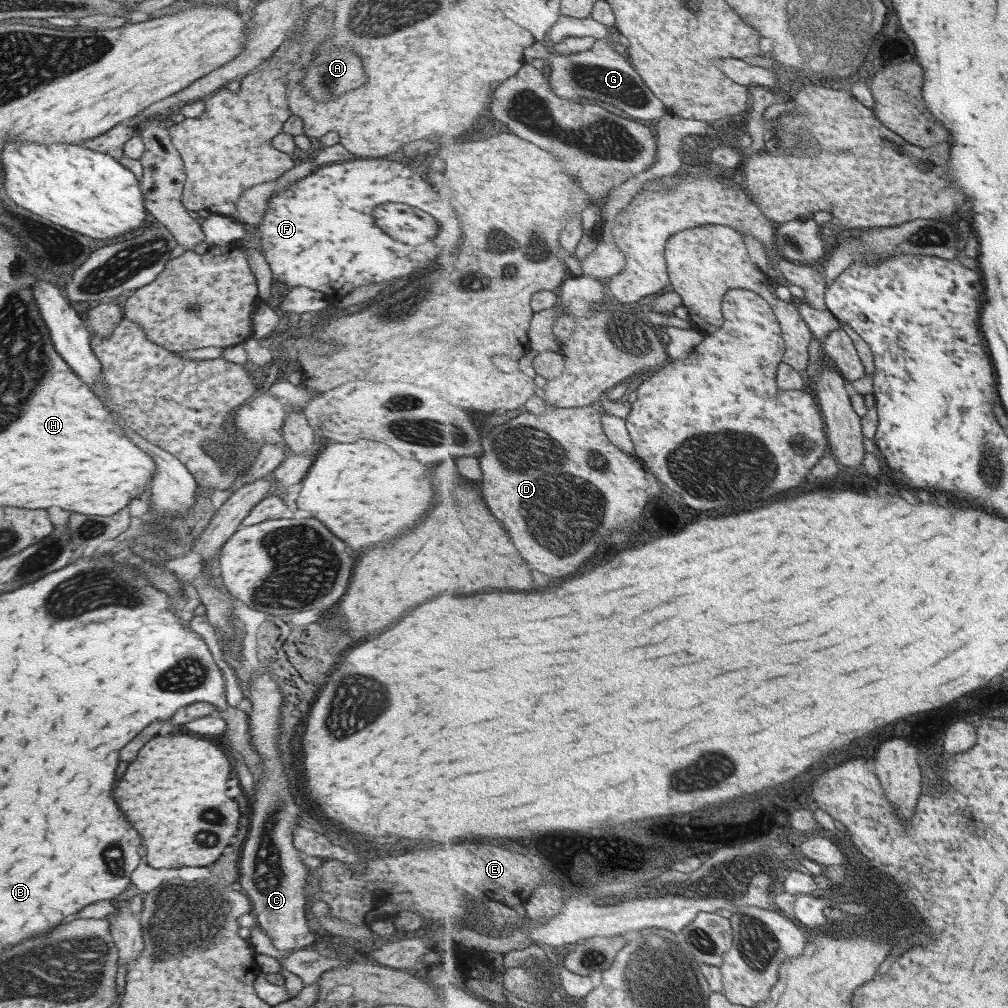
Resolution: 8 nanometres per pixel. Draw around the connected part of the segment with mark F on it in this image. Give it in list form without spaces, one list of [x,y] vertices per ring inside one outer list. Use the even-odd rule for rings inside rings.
[[[356,157],[355,159],[346,159],[334,163],[323,164],[321,167],[317,167],[317,170],[313,170],[311,174],[307,174],[305,178],[301,178],[297,184],[291,183],[283,190],[283,192],[279,191],[275,196],[270,196],[267,200],[267,208],[264,211],[263,217],[257,224],[259,228],[255,228],[255,234],[259,234],[259,246],[263,248],[265,262],[267,262],[269,268],[271,268],[272,281],[283,282],[290,290],[295,286],[316,290],[323,295],[323,298],[325,298],[327,302],[337,302],[337,300],[343,298],[341,292],[347,294],[349,290],[355,290],[355,288],[365,286],[365,284],[379,284],[379,286],[387,288],[387,286],[391,286],[391,282],[393,282],[397,276],[411,276],[413,272],[417,272],[417,270],[421,270],[421,268],[425,268],[425,266],[431,266],[431,264],[435,262],[435,258],[437,258],[441,252],[455,252],[455,250],[439,250],[439,248],[457,248],[459,242],[461,242],[461,236],[463,236],[463,232],[461,232],[461,222],[459,222],[459,218],[457,218],[457,212],[455,212],[455,208],[453,208],[453,202],[451,202],[451,208],[445,208],[445,202],[441,202],[439,194],[437,194],[437,192],[435,192],[421,176],[417,176],[417,174],[411,172],[411,170],[415,169],[401,161],[389,161],[389,158]],[[383,202],[403,202],[403,204],[415,206],[415,208],[419,208],[419,210],[431,214],[431,216],[441,224],[439,236],[435,236],[435,238],[431,240],[431,242],[433,242],[433,248],[403,248],[403,246],[399,248],[399,244],[397,244],[397,248],[395,248],[395,246],[391,248],[389,244],[395,244],[395,242],[393,242],[391,238],[387,238],[387,236],[373,224],[373,218],[371,218],[371,210],[373,210],[377,204],[383,204]]]

